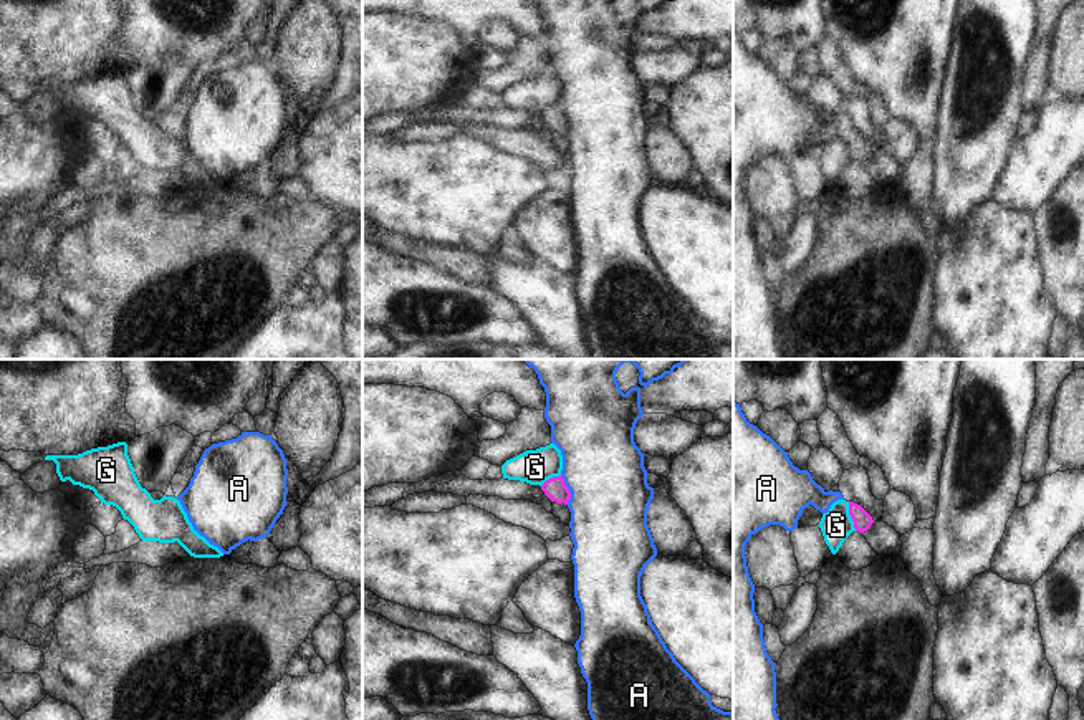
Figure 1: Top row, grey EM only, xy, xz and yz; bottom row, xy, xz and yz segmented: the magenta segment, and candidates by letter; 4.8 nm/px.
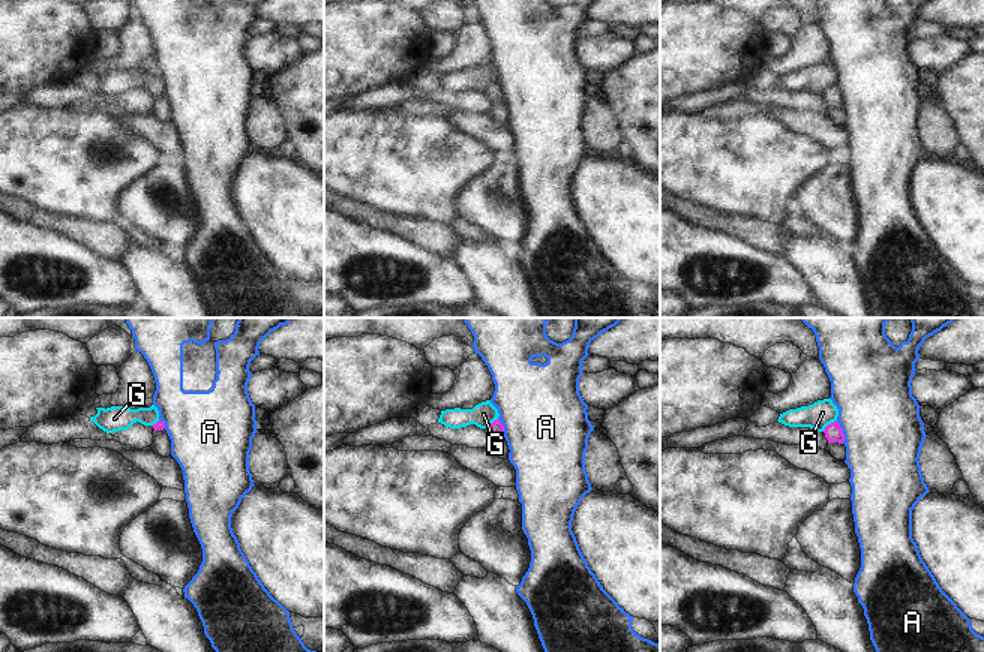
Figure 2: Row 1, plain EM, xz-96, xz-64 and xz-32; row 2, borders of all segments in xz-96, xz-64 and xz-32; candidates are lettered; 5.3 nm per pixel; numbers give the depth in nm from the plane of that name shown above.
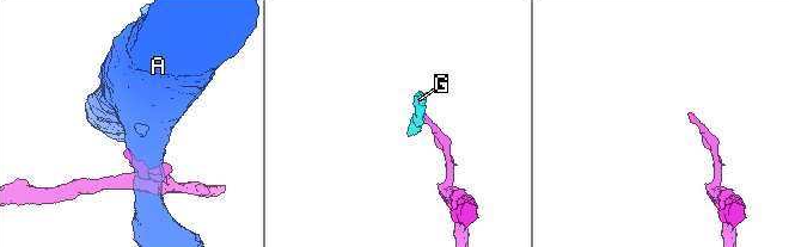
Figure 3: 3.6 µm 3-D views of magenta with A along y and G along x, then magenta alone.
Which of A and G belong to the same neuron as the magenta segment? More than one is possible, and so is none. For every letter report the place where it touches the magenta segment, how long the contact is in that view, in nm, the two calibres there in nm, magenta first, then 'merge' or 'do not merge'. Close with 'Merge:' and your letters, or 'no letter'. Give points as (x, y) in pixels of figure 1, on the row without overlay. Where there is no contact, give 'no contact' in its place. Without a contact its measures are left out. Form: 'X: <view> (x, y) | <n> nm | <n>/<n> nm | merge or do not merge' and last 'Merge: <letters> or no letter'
A: xz (568, 120) | 150 nm | 110/400 nm | do not merge
G: yz (851, 146) | 150 nm | 90/160 nm | do not merge
Merge: no letter

